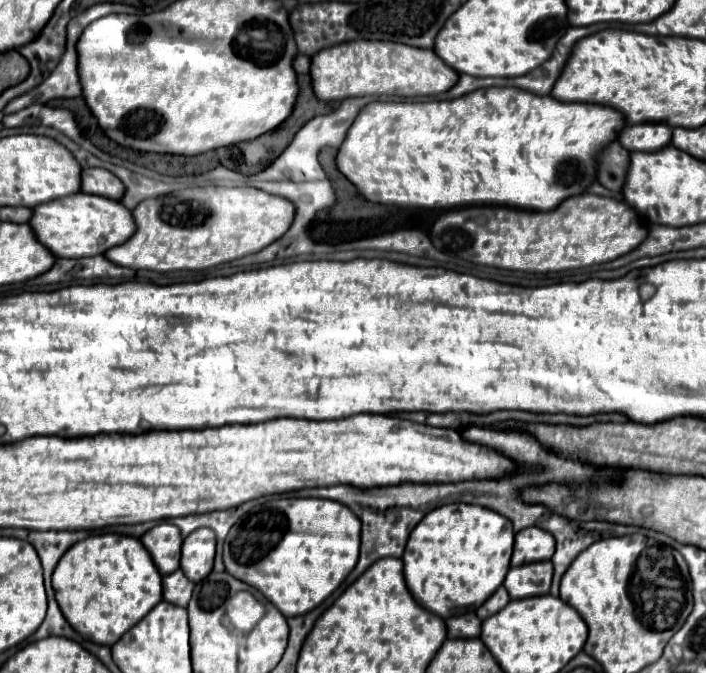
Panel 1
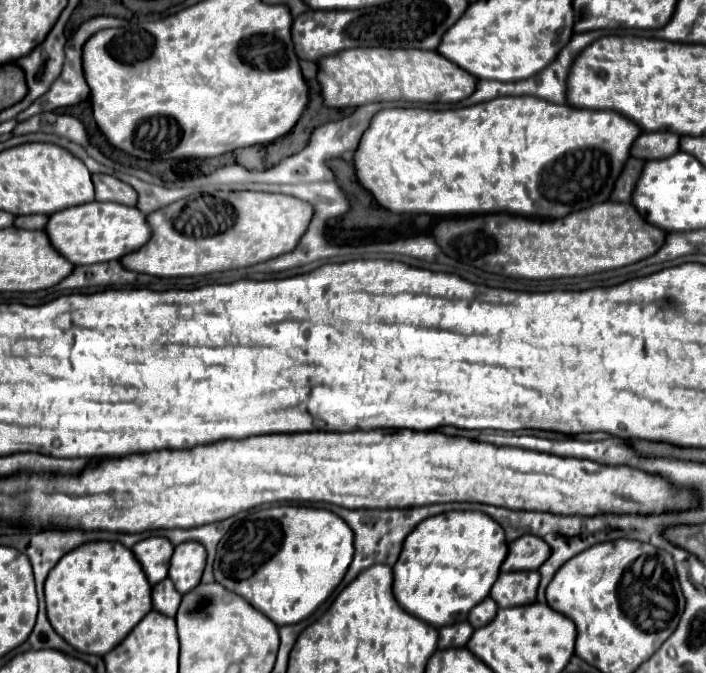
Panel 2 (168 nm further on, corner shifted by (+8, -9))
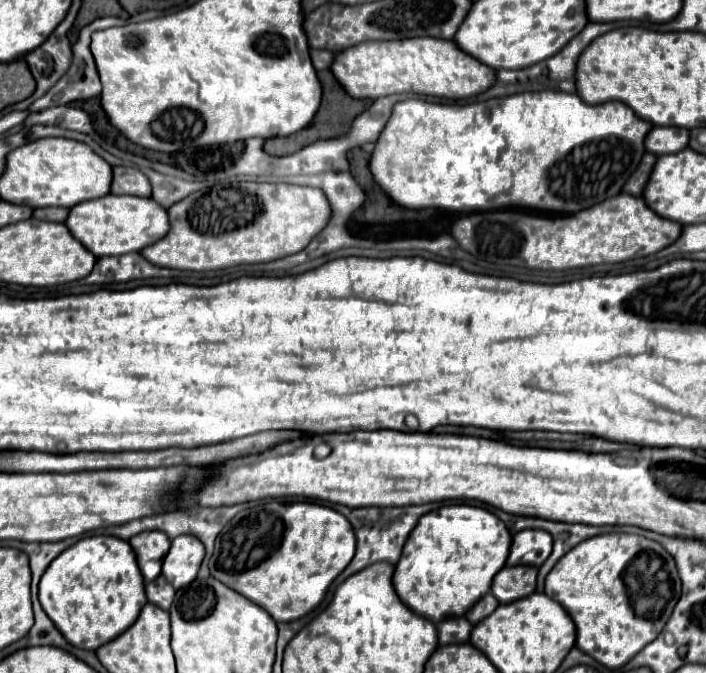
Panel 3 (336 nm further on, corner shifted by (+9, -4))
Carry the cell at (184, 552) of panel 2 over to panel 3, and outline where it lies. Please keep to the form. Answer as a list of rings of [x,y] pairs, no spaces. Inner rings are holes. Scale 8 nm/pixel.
[[[181,535],[171,541],[171,549],[163,563],[165,579],[175,587],[181,589],[197,577],[201,561],[205,557],[203,543],[193,535]]]

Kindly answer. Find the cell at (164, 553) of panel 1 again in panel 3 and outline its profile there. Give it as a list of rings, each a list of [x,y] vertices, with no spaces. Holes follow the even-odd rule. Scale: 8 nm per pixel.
[[[143,531],[135,537],[131,537],[129,543],[137,555],[137,563],[143,573],[145,583],[157,579],[157,575],[161,573],[163,559],[171,545],[169,537],[163,531]]]

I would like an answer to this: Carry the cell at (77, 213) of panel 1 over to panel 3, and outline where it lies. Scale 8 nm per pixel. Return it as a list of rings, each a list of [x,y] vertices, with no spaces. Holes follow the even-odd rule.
[[[105,195],[93,201],[83,201],[73,207],[65,221],[75,239],[79,239],[95,257],[101,255],[125,255],[129,251],[141,251],[169,233],[169,215],[151,197],[133,195]]]

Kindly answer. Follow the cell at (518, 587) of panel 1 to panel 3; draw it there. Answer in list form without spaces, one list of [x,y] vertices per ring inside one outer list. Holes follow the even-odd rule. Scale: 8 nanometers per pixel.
[[[503,567],[491,585],[491,593],[499,603],[511,603],[523,599],[535,591],[537,567]]]

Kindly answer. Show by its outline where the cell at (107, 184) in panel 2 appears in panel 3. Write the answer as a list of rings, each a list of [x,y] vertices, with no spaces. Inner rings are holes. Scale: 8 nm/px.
[[[113,167],[111,193],[151,197],[151,183],[137,167]]]

